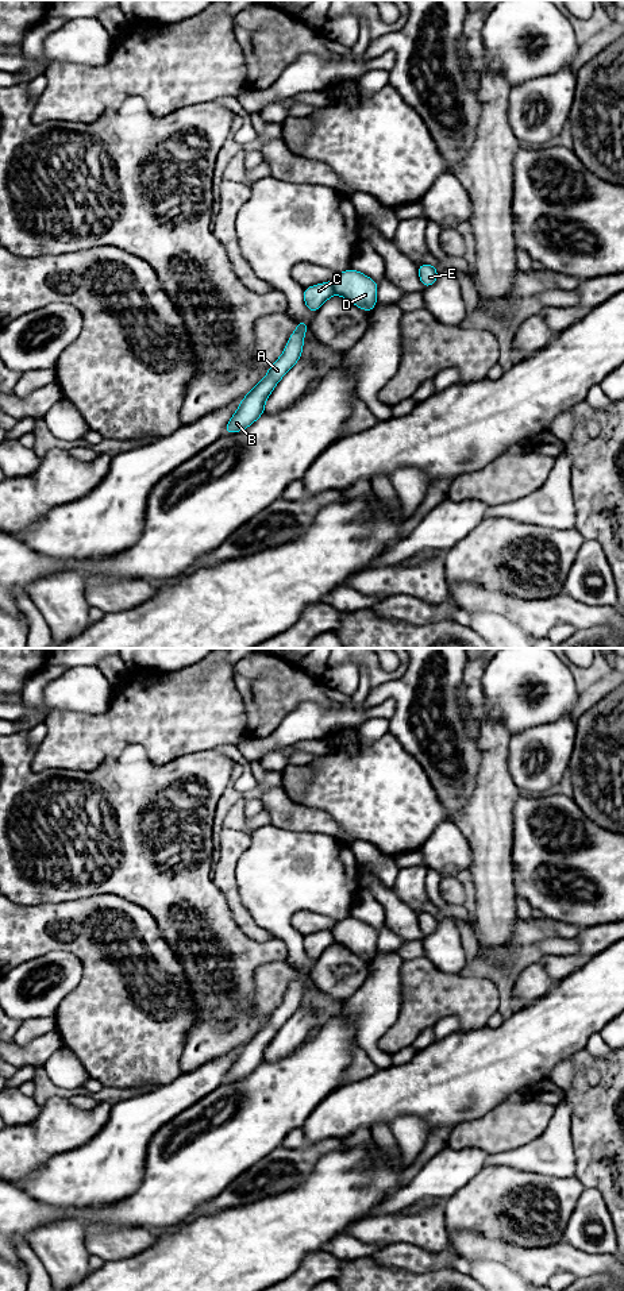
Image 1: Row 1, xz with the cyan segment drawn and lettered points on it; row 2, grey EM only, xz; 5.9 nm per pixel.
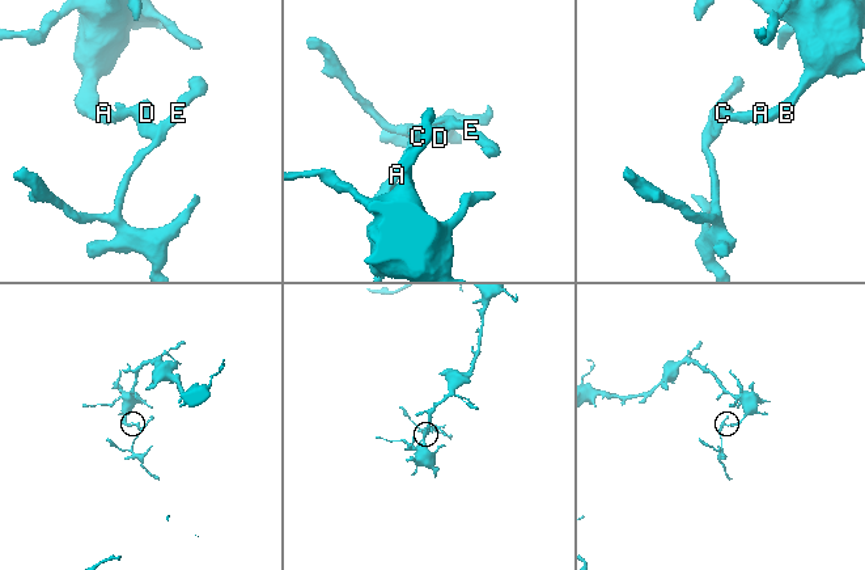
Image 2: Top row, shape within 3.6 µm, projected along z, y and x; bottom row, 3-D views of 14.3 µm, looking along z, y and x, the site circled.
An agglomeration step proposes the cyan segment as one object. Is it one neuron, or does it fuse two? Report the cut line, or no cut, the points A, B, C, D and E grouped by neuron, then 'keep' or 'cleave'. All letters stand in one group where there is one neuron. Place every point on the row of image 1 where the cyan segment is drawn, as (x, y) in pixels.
xz (330, 284), (334, 292) | A B C / D E | cleave

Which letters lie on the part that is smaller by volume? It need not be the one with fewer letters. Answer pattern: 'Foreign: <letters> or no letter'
Foreign: D, E

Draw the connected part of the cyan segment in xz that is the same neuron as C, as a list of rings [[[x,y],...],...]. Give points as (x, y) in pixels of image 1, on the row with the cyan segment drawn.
[[[328,282],[316,284],[303,289],[307,309],[315,313],[332,294],[332,285]]]

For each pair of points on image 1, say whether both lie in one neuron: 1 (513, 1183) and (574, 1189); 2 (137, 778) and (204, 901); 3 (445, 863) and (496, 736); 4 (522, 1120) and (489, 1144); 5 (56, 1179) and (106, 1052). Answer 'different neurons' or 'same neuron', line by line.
1: same neuron
2: same neuron
3: different neurons
4: same neuron
5: different neurons

